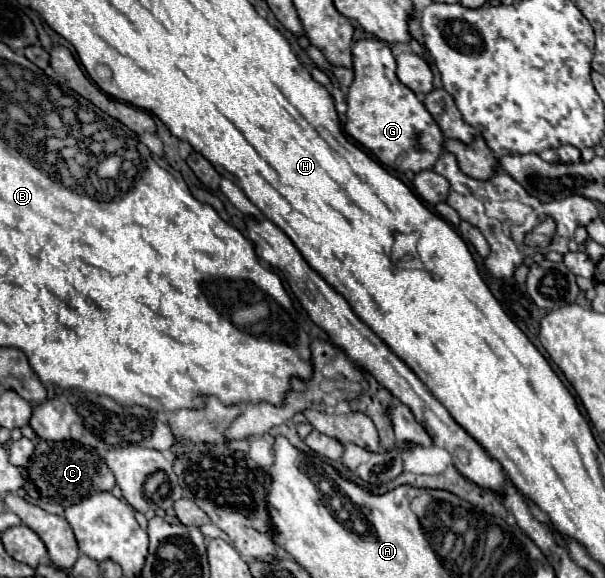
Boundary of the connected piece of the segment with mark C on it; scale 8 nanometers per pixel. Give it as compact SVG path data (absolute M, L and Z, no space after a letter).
M40 440L36 450L28 462L28 476L40 490L40 498L52 504L70 506L76 504L96 492L112 490L116 486L116 478L106 466L106 462L98 456L94 448L84 448L78 442L48 442Z

